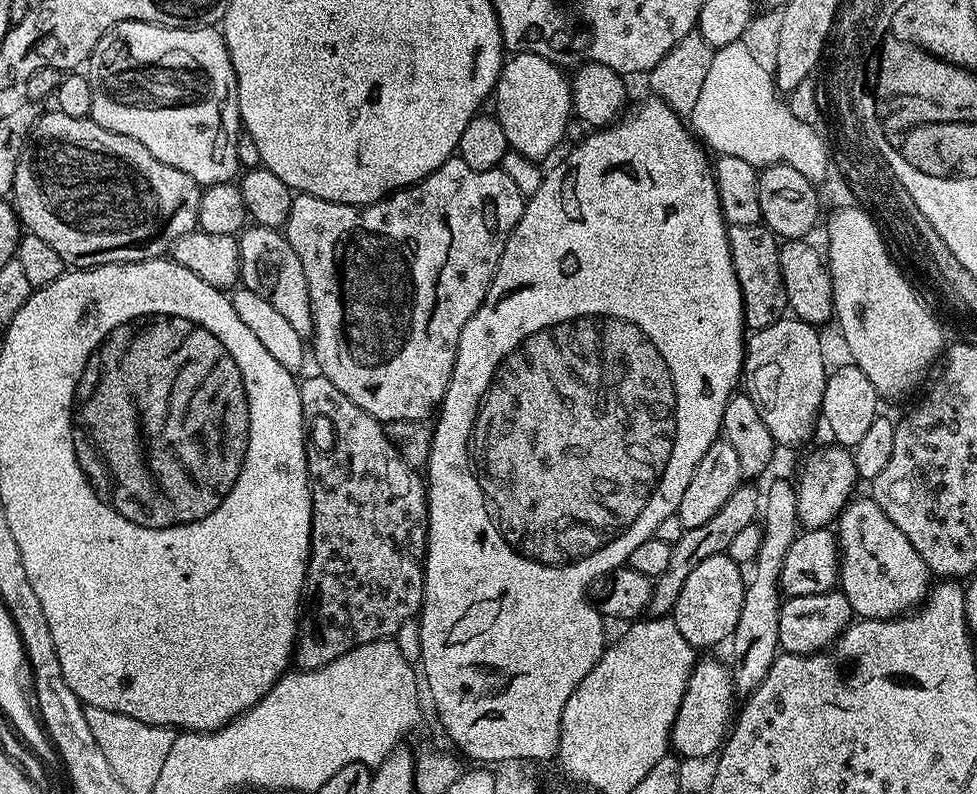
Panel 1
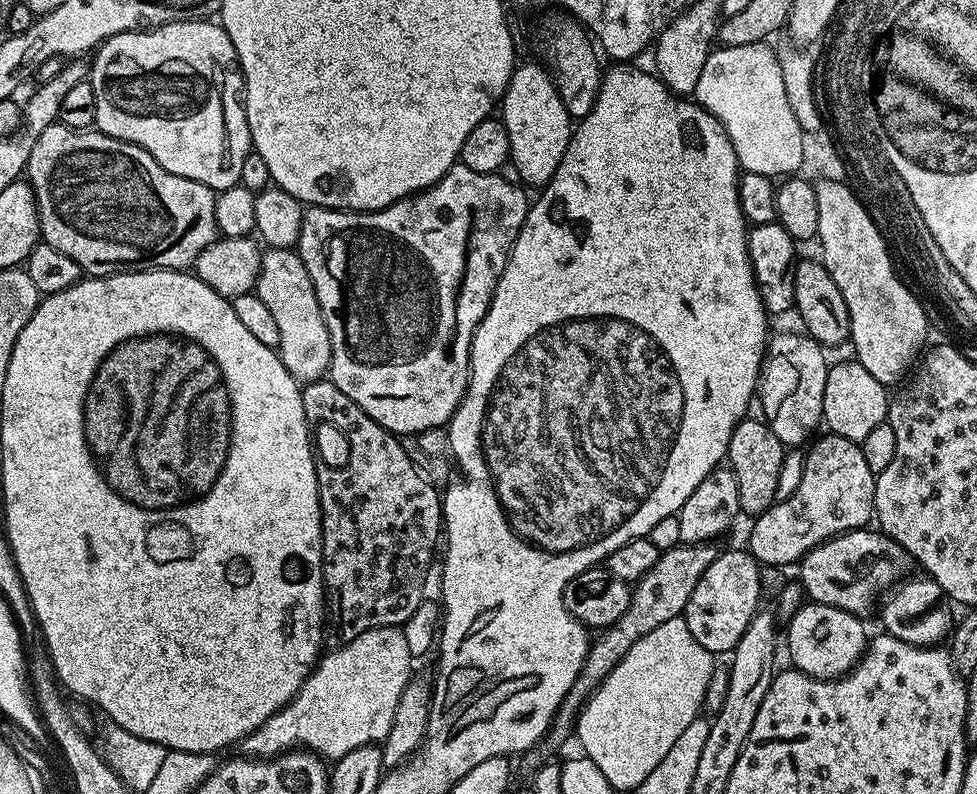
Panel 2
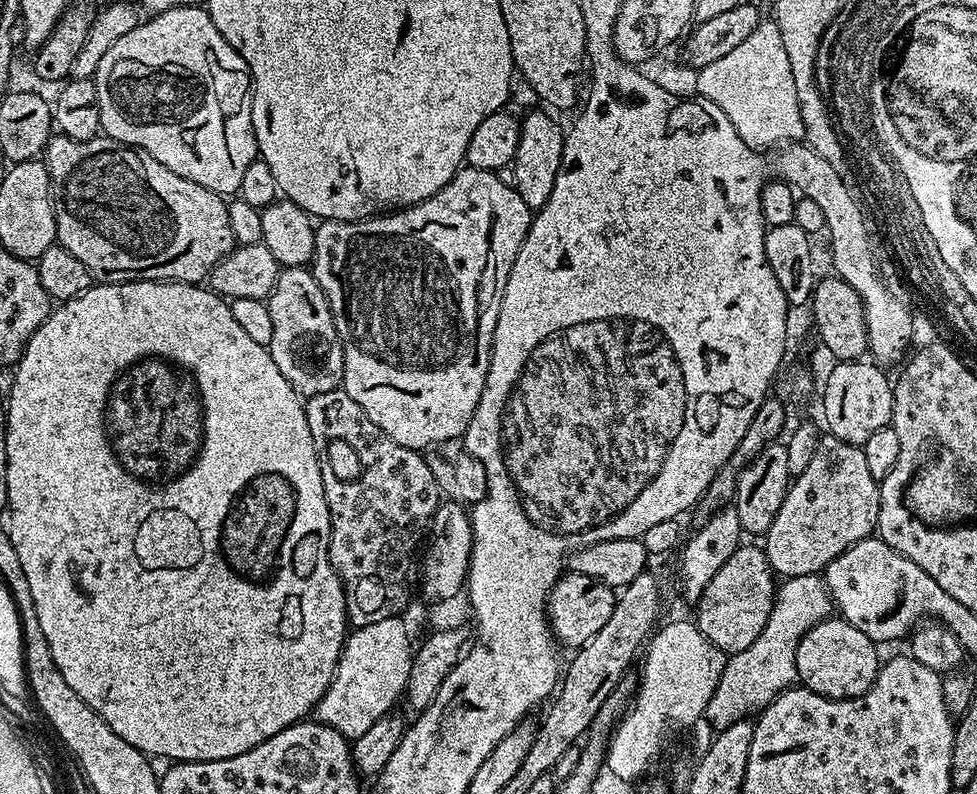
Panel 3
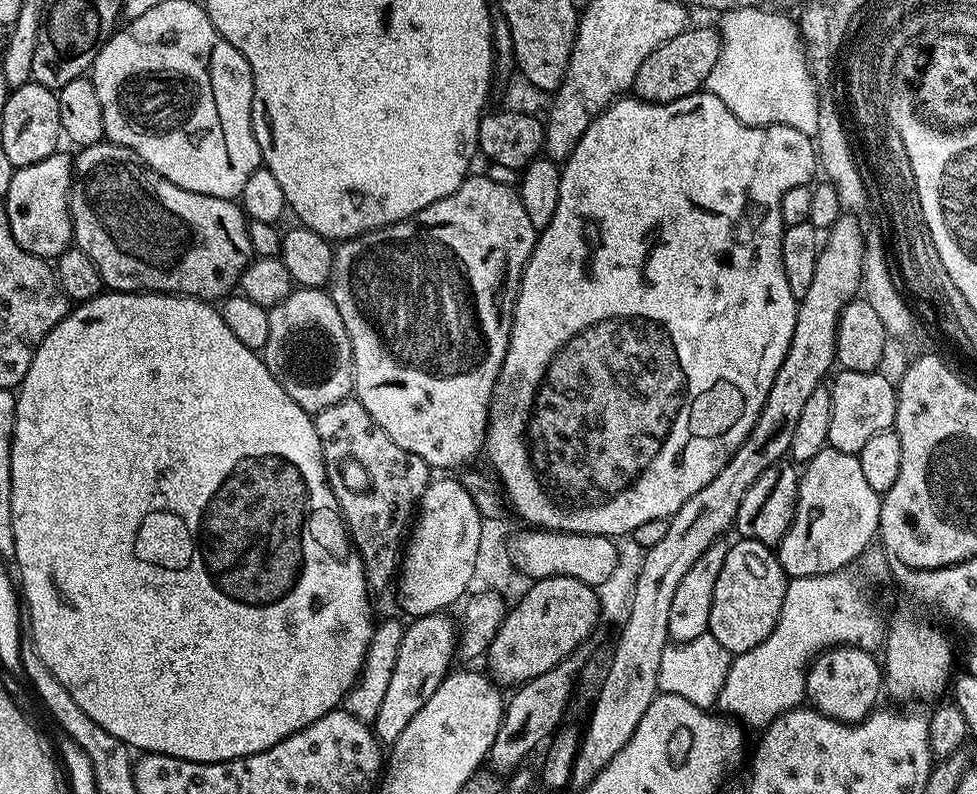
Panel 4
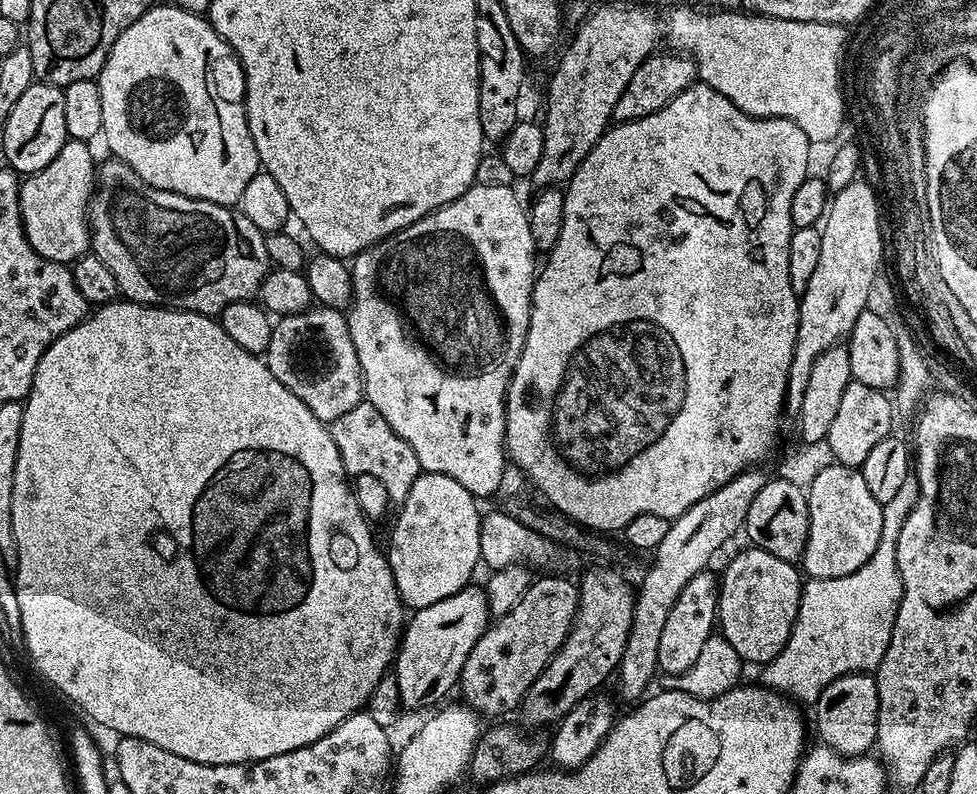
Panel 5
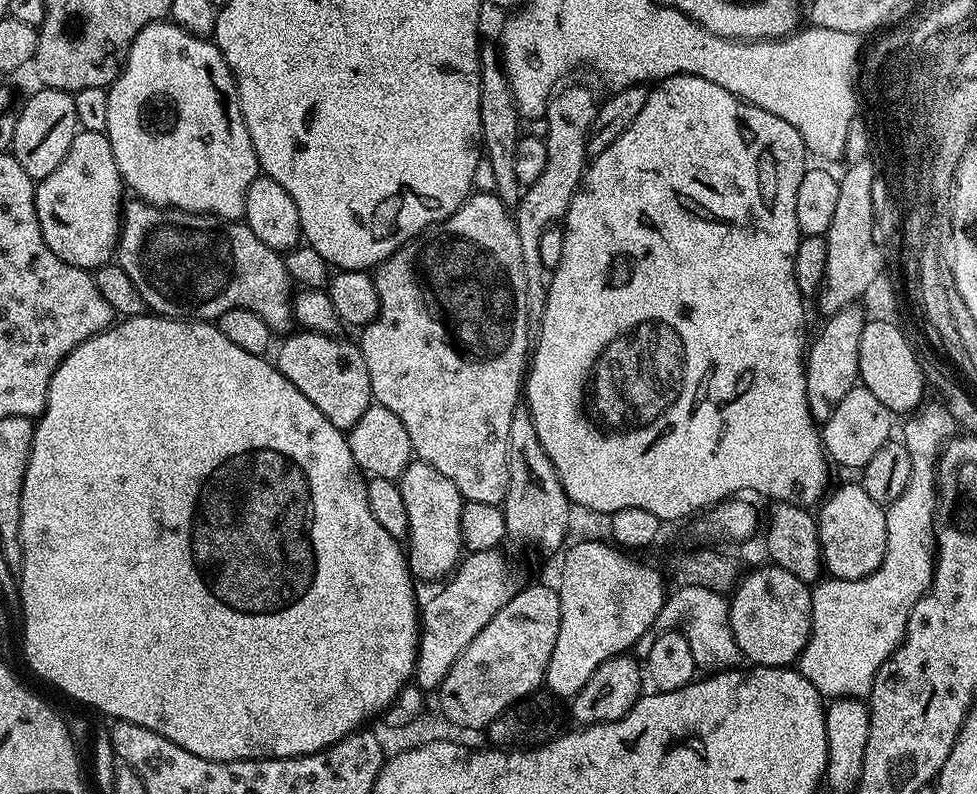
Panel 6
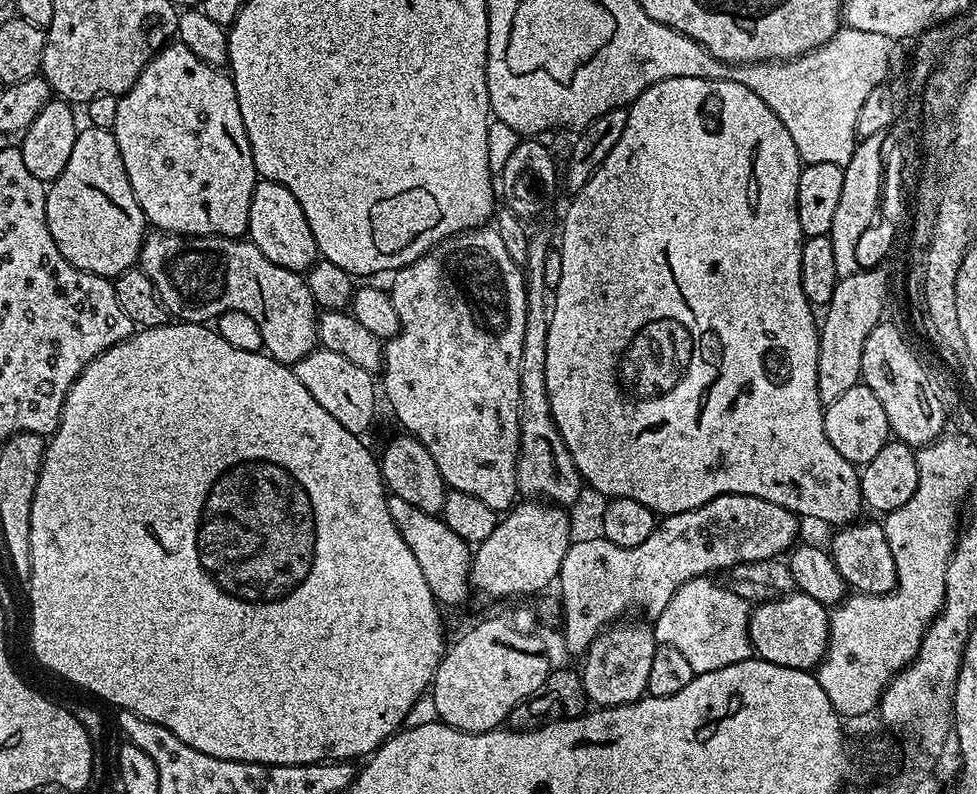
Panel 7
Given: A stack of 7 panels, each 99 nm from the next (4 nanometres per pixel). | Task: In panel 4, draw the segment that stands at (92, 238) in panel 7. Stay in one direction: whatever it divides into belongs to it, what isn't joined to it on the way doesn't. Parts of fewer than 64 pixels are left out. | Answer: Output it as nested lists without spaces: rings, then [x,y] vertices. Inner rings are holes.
[[[64,150],[50,154],[42,162],[15,169],[10,190],[2,198],[2,210],[8,215],[14,242],[35,256],[52,262],[73,243],[72,219],[68,209],[68,191],[74,179],[74,160]]]

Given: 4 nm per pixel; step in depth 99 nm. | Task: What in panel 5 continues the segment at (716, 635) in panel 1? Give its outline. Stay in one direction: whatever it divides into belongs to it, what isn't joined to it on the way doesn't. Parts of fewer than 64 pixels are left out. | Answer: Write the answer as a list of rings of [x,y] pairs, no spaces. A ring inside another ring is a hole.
[[[744,546],[744,549],[729,562],[724,568],[724,576],[719,577],[718,580],[720,586],[720,599],[718,601],[718,632],[719,635],[726,638],[726,642],[730,642],[730,646],[734,646],[734,650],[738,650],[740,659],[747,662],[749,665],[757,664],[757,666],[763,666],[772,661],[777,654],[784,648],[784,643],[788,641],[788,635],[790,630],[794,626],[796,621],[796,615],[798,614],[798,606],[800,605],[800,589],[802,587],[802,572],[799,567],[791,560],[783,560],[782,558],[774,558],[774,554],[770,554],[766,550],[761,548],[754,548],[751,546]]]

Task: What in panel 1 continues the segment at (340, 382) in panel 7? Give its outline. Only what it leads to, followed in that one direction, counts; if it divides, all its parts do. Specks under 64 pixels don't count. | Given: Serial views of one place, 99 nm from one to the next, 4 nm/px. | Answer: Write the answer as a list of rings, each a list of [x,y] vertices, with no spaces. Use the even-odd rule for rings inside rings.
[[[248,226],[239,233],[238,239],[240,241],[239,283],[245,288],[254,290],[254,294],[266,298],[266,302],[270,302],[270,306],[275,306],[300,336],[311,337],[314,325],[310,290],[306,286],[306,270],[302,270],[302,261],[298,259],[298,254],[294,254],[294,246],[290,246],[287,235],[275,228]]]

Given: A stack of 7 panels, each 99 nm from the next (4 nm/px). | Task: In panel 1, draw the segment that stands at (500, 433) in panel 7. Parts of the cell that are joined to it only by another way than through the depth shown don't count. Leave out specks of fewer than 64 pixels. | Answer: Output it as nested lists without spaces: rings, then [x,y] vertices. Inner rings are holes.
[[[459,158],[442,162],[442,166],[438,166],[438,170],[430,173],[425,180],[419,180],[409,188],[401,188],[399,192],[385,196],[374,204],[339,204],[305,192],[293,195],[286,235],[290,246],[294,246],[294,254],[298,254],[298,259],[302,261],[302,270],[306,270],[306,286],[310,290],[312,303],[312,323],[314,341],[316,340],[316,360],[320,363],[319,371],[326,378],[330,378],[330,382],[334,382],[334,386],[338,386],[338,390],[342,390],[342,394],[350,398],[350,402],[362,406],[366,414],[370,414],[378,421],[427,421],[444,403],[444,395],[448,384],[452,381],[462,330],[486,298],[496,267],[502,258],[502,250],[522,218],[525,203],[525,196],[520,193],[518,186],[514,186],[511,178],[506,178],[500,167],[490,170],[470,170],[470,166],[466,166],[466,162],[462,162]]]

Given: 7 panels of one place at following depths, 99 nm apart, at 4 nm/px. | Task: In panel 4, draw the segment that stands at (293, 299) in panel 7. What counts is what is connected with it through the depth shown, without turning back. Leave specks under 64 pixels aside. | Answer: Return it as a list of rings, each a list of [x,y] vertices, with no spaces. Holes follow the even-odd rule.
[[[101,142],[89,148],[81,148],[75,153],[74,179],[72,189],[68,191],[68,209],[72,219],[72,238],[75,247],[80,248],[82,254],[88,255],[94,266],[98,266],[98,274],[102,274],[105,289],[113,292],[167,292],[178,296],[192,296],[196,300],[216,302],[227,297],[239,285],[240,275],[254,259],[250,246],[248,220],[243,207],[236,200],[223,200],[214,198],[210,194],[194,194],[194,190],[182,190],[182,186],[174,186],[174,182],[162,178],[162,174],[147,168],[138,158],[138,154],[134,154],[121,144]]]

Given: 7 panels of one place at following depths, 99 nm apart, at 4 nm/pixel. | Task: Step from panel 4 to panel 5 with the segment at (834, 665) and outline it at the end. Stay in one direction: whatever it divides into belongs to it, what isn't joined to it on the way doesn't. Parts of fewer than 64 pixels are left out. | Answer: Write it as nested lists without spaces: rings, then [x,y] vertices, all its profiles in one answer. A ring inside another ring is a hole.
[[[847,672],[834,678],[822,690],[814,705],[816,732],[819,741],[844,756],[867,753],[876,743],[878,734],[878,686],[875,675],[866,672]]]

